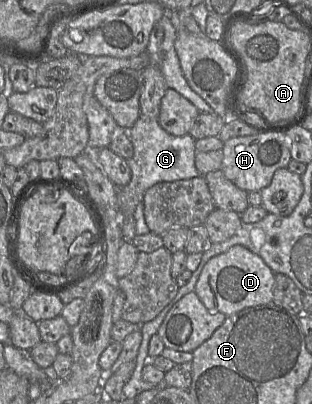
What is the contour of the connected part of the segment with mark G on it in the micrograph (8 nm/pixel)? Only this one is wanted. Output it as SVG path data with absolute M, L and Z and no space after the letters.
M141 116L132 127L124 129L133 144L134 154L132 158L126 159L131 169L131 180L127 185L117 187L117 199L118 208L124 214L123 238L125 242L131 242L135 236L146 233L143 198L150 187L159 182L203 177L203 175L195 166L197 150L195 139L191 135L171 135L160 126L157 119Z

